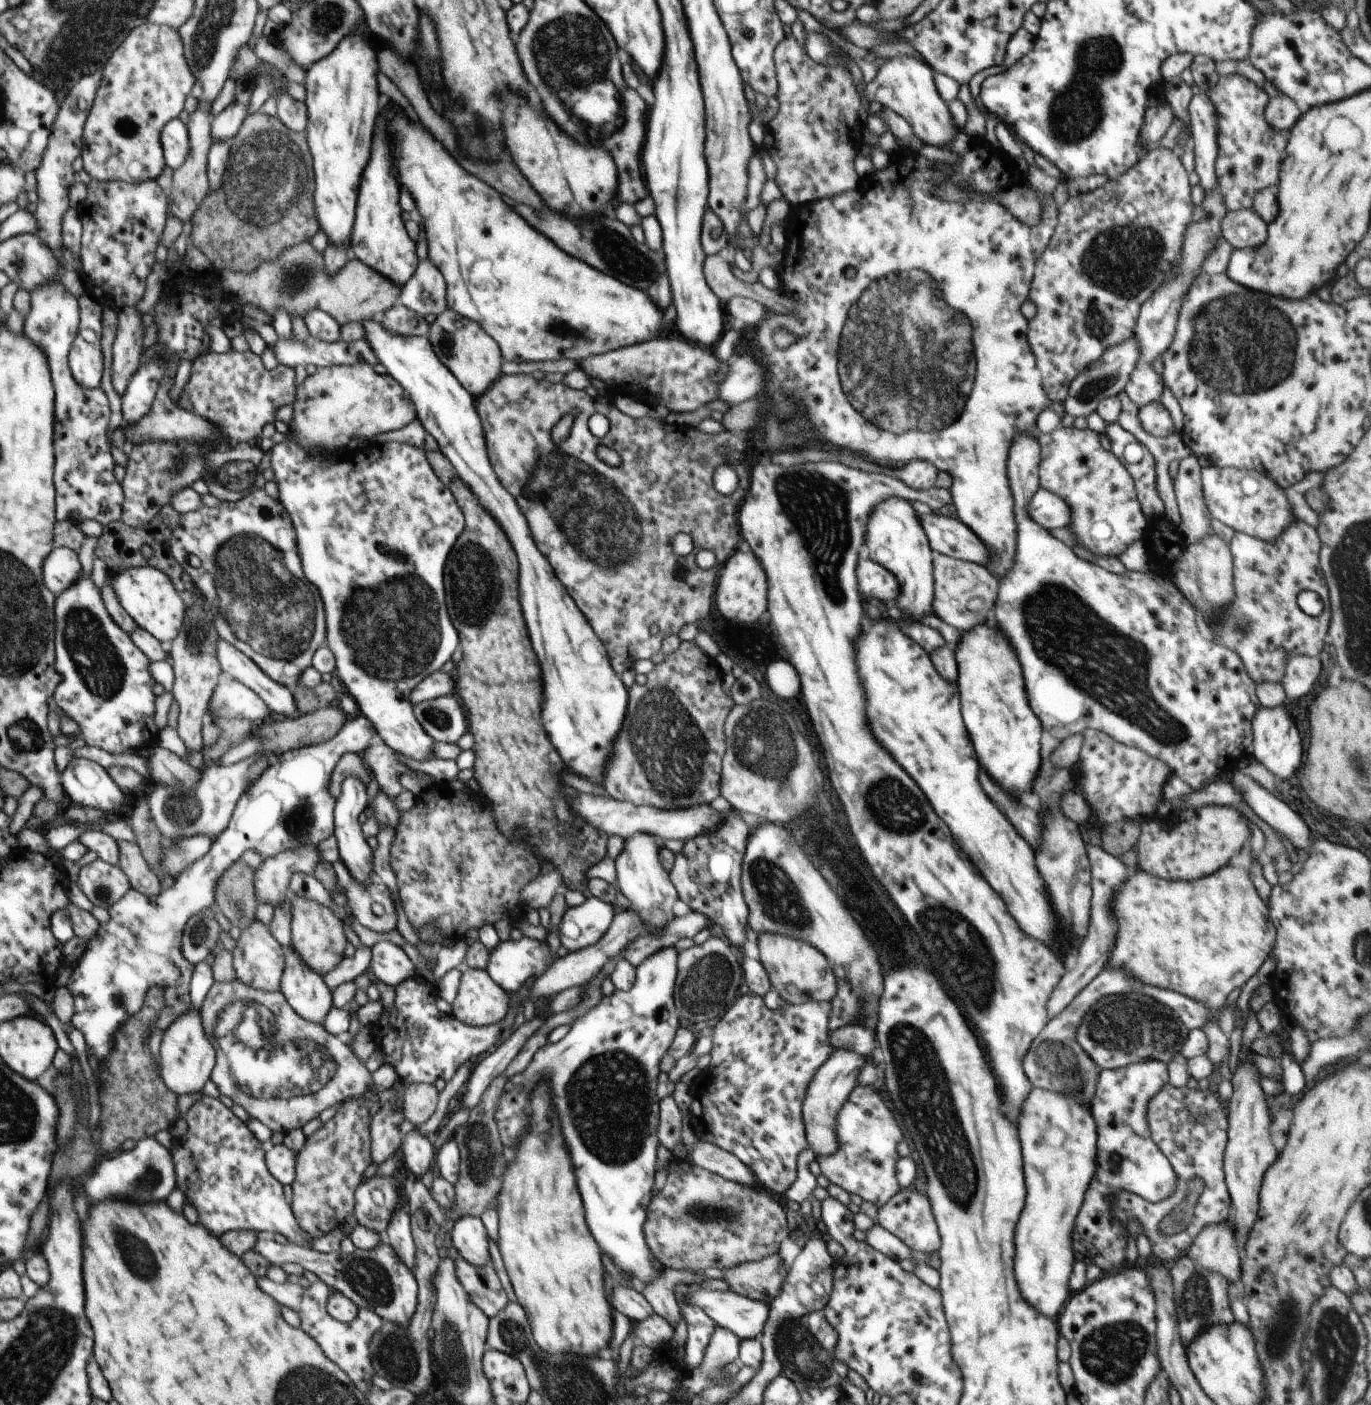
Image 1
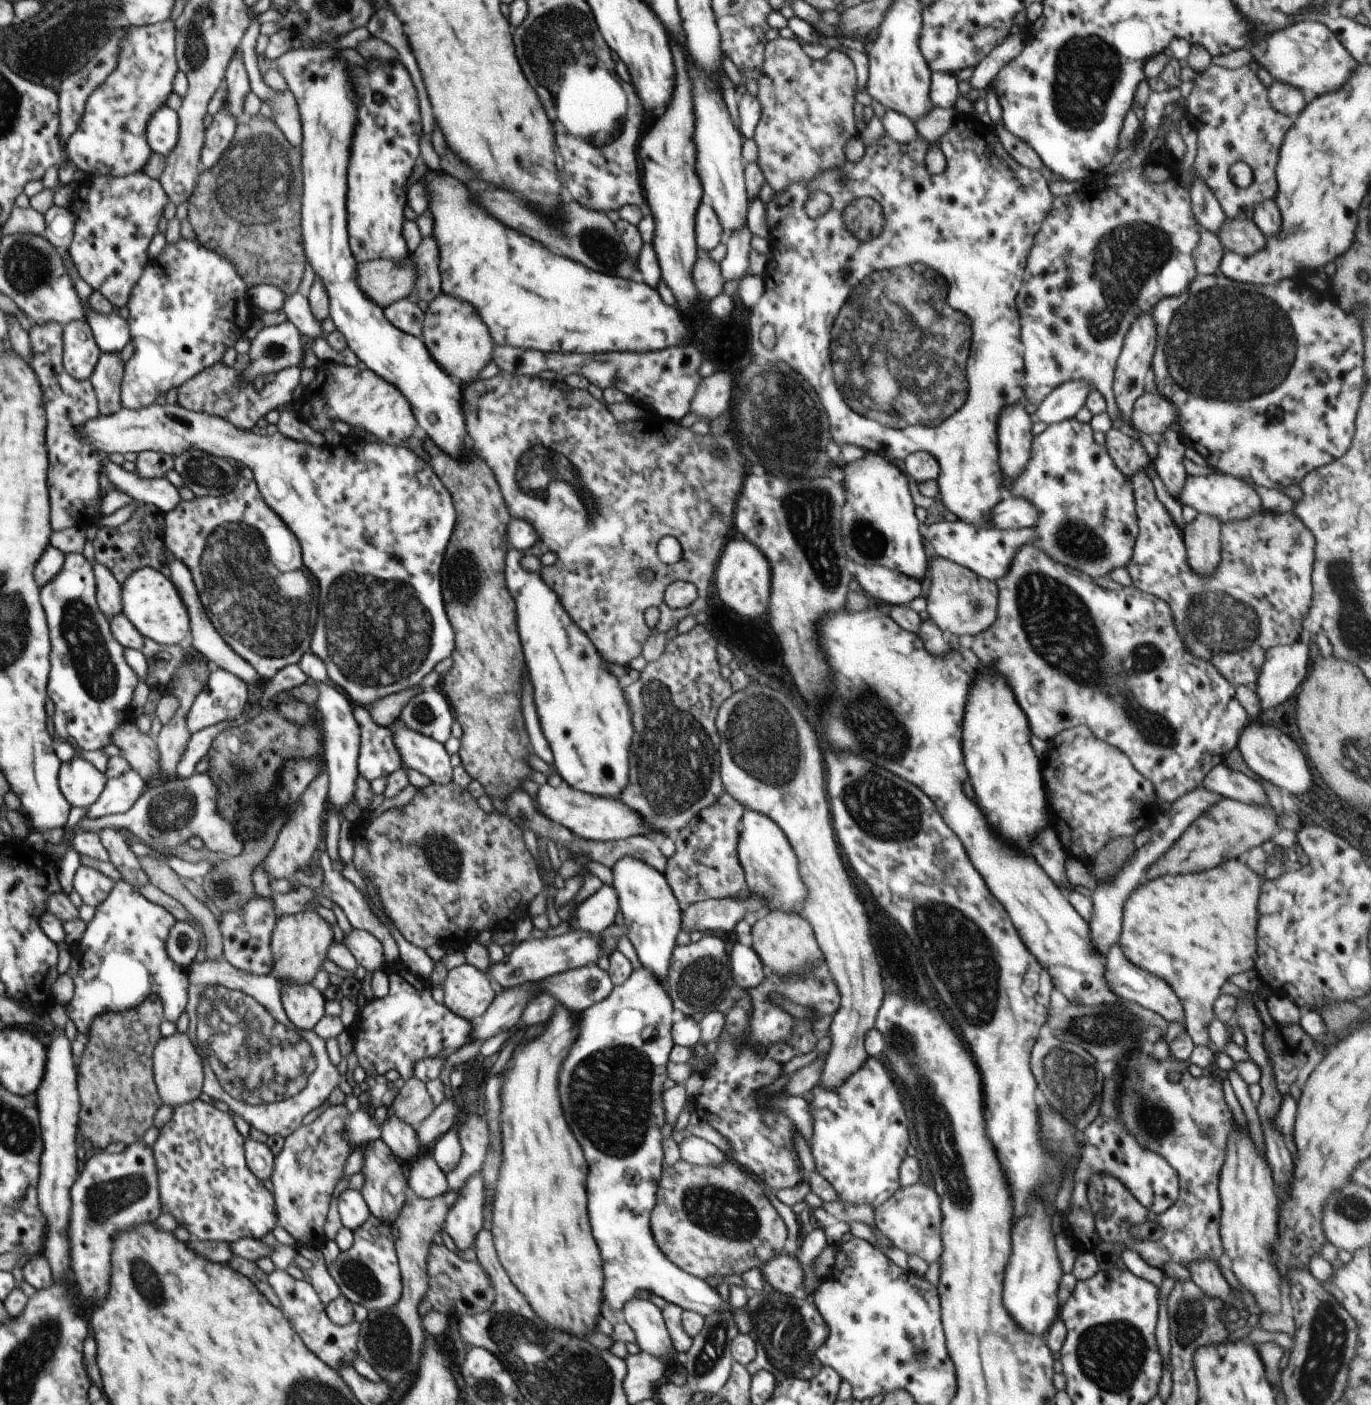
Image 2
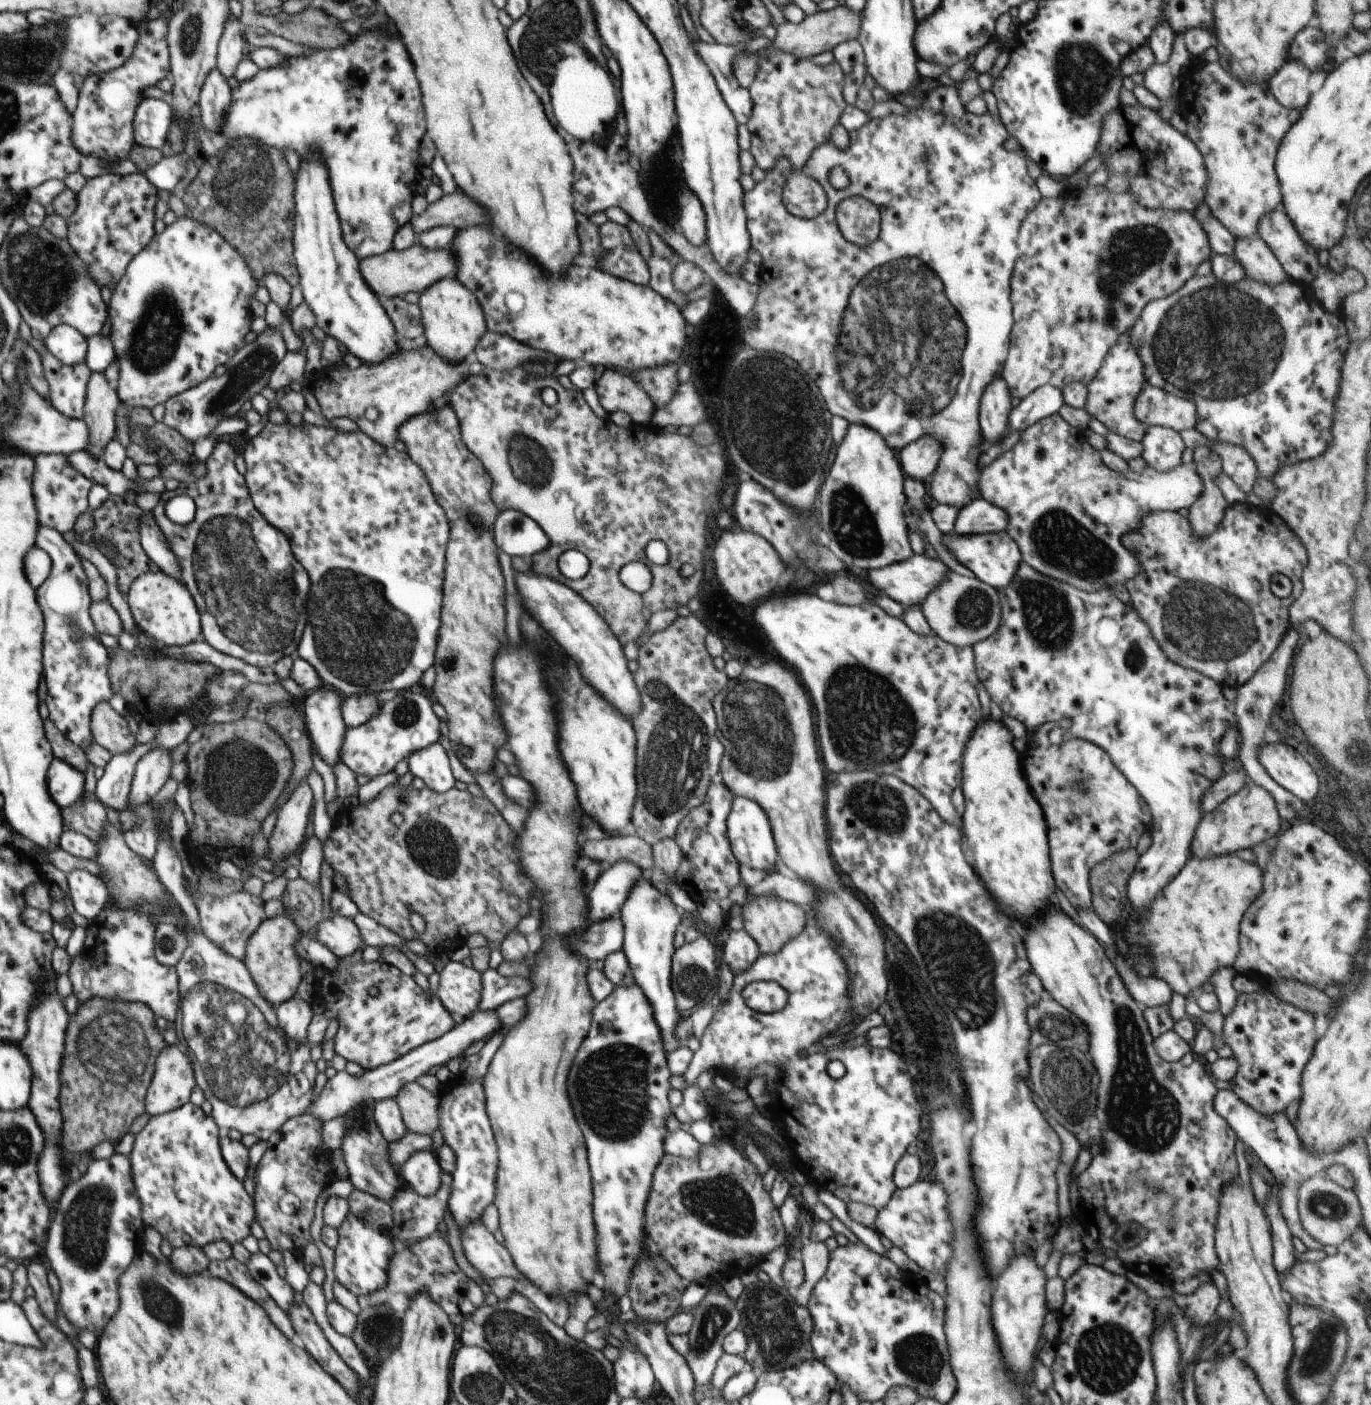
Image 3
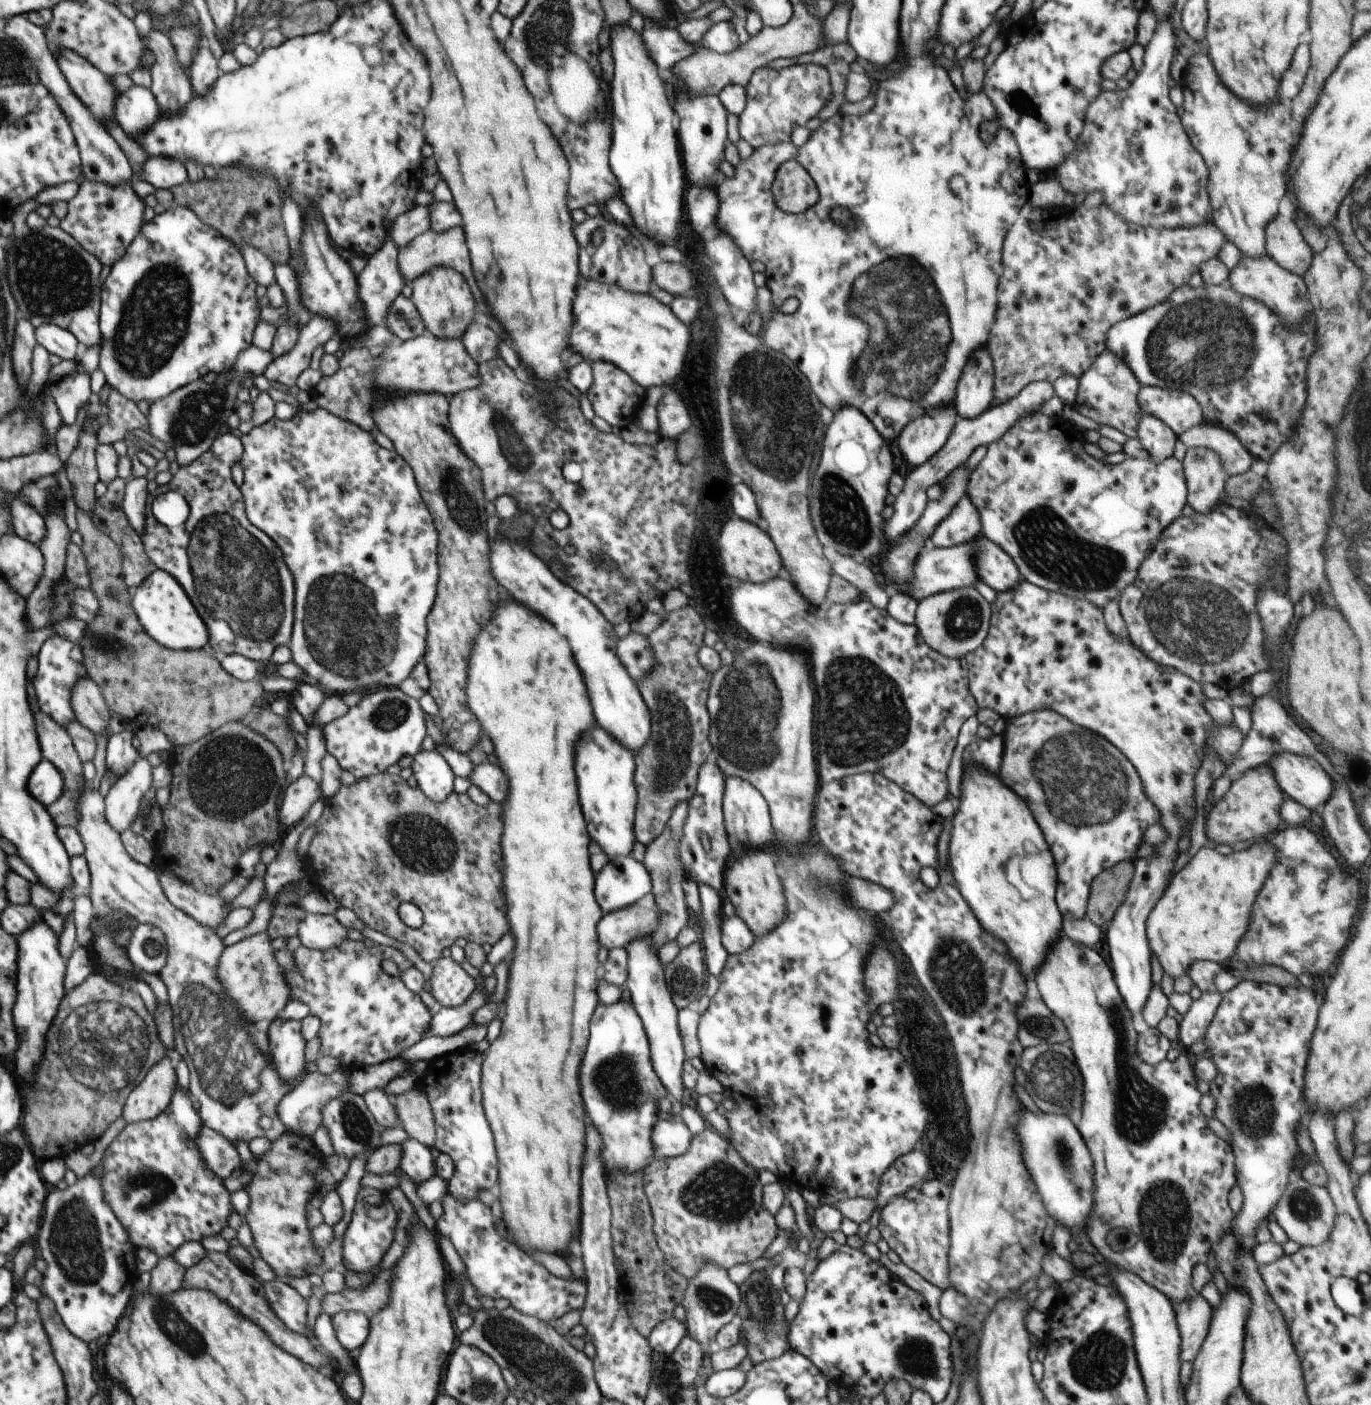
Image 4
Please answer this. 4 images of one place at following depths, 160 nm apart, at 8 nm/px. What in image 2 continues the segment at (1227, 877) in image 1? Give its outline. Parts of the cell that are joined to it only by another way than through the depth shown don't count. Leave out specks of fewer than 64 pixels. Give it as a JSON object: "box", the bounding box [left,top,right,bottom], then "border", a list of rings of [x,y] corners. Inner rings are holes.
{"box":[1119,859,1260,1046],"border":[[[1230,859],[1208,872],[1166,875],[1149,880],[1138,885],[1124,903],[1119,945],[1126,960],[1161,978],[1174,989],[1183,1004],[1185,1030],[1195,1045],[1212,1046],[1208,1024],[1216,1018],[1214,1002],[1220,996],[1220,988],[1226,984],[1226,980],[1255,968],[1260,891],[1256,872],[1238,859]]]}

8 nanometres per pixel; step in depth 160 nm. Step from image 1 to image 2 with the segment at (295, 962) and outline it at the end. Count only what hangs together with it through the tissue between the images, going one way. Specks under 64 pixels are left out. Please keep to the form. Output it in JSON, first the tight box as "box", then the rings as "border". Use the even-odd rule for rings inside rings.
{"box":[281,984,326,1030],"border":[[[281,984],[281,1002],[290,1026],[295,1029],[313,1030],[325,1016],[326,1000],[312,984]]]}

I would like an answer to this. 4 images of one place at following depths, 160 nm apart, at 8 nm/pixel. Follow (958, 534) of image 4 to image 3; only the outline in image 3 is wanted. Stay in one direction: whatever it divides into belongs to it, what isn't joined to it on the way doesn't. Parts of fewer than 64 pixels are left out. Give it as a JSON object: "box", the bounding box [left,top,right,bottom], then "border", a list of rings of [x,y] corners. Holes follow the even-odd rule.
{"box":[954,496,1008,536],"border":[[[979,496],[959,509],[954,522],[954,532],[960,536],[1003,532],[1004,528],[1008,528],[1008,514]]]}

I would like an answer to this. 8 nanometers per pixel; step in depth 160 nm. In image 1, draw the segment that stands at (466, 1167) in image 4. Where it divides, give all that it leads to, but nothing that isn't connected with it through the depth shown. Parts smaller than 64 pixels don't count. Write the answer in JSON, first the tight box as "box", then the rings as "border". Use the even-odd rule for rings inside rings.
{"box":[452,1215,492,1266],"border":[[[465,1215],[454,1222],[452,1244],[458,1256],[473,1266],[492,1264],[487,1230],[478,1216]]]}

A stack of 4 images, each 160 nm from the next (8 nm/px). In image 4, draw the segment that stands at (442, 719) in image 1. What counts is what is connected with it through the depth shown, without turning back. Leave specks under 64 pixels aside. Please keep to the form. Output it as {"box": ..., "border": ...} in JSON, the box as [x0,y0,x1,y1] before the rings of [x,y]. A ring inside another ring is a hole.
{"box":[321,688,427,779],"border":[[[398,688],[363,692],[362,700],[356,706],[350,707],[344,716],[340,716],[340,720],[334,720],[321,729],[326,740],[326,750],[338,760],[342,770],[352,773],[357,779],[387,772],[388,767],[397,764],[401,758],[415,756],[421,750],[427,731],[424,714],[419,702]]]}

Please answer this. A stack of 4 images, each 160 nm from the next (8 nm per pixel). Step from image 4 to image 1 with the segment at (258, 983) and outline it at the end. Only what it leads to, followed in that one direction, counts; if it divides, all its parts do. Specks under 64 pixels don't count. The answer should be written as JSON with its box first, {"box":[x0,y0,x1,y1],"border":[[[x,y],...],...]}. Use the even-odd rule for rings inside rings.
{"box":[290,895,348,977],"border":[[[292,895],[291,902],[290,948],[300,956],[300,960],[308,968],[312,968],[316,974],[324,977],[345,958],[344,950],[346,950],[348,940],[344,934],[344,924],[330,911],[330,908],[308,900],[308,898]]]}

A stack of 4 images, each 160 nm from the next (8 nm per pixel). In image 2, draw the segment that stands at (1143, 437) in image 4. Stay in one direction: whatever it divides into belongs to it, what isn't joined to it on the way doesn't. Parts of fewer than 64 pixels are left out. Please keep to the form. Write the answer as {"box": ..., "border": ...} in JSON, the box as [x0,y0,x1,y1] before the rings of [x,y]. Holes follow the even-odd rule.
{"box":[1152,428,1188,499],"border":[[[1172,428],[1156,437],[1158,456],[1152,459],[1155,471],[1162,479],[1168,492],[1176,499],[1185,487],[1188,473],[1184,469],[1186,446],[1181,436]]]}

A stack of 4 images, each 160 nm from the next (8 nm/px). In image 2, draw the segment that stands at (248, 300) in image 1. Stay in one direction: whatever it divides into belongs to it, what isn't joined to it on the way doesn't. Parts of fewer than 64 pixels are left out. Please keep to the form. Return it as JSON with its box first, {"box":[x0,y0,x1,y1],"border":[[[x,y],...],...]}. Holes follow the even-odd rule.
{"box":[358,256,416,309],"border":[[[411,256],[404,260],[377,259],[358,263],[358,288],[382,309],[411,295],[416,284]]]}

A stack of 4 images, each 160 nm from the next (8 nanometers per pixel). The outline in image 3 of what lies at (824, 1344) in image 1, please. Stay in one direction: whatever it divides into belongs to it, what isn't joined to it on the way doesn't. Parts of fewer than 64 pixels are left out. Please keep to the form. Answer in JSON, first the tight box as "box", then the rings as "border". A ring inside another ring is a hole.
{"box":[736,1282,815,1373],"border":[[[757,1282],[744,1288],[736,1307],[741,1315],[740,1327],[747,1339],[747,1350],[742,1358],[752,1370],[757,1373],[787,1370],[806,1360],[815,1360],[810,1346],[812,1316],[807,1306],[798,1306],[785,1288],[779,1290],[768,1283]]]}

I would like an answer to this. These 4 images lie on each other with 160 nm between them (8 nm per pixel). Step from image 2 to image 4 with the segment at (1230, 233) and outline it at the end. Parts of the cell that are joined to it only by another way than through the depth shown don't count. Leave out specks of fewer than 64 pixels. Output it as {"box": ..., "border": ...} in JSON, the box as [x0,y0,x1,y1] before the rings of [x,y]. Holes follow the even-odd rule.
{"box":[1227,255,1311,328],"border":[[[1243,255],[1236,268],[1229,272],[1227,280],[1238,294],[1262,302],[1266,308],[1276,312],[1290,328],[1298,328],[1302,320],[1306,320],[1311,313],[1311,303],[1303,278],[1281,268],[1267,255],[1260,258],[1248,258]]]}

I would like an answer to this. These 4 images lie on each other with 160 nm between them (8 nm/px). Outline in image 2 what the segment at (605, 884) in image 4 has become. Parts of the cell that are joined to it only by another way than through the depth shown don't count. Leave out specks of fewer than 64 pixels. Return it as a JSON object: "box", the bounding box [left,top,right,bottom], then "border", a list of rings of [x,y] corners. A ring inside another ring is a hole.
{"box":[568,885,619,935],"border":[[[604,885],[576,906],[568,920],[570,930],[600,935],[614,923],[618,912],[619,900],[615,888]]]}

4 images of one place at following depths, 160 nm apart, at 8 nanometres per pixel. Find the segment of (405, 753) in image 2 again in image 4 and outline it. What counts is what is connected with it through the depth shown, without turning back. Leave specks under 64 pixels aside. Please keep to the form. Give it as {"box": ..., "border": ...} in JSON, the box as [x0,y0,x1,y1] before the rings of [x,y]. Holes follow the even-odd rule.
{"box":[411,749,454,802],"border":[[[436,749],[419,751],[411,768],[418,787],[432,802],[444,802],[453,792],[454,772]]]}

